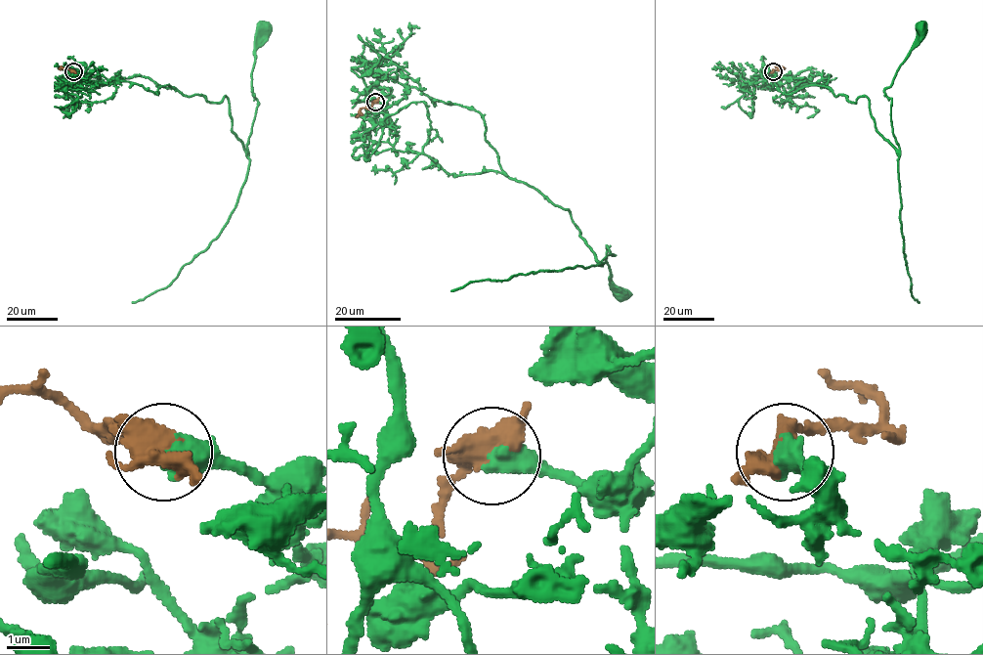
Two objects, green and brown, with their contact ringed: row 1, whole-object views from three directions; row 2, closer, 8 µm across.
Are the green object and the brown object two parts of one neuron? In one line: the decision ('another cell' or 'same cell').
same cell

